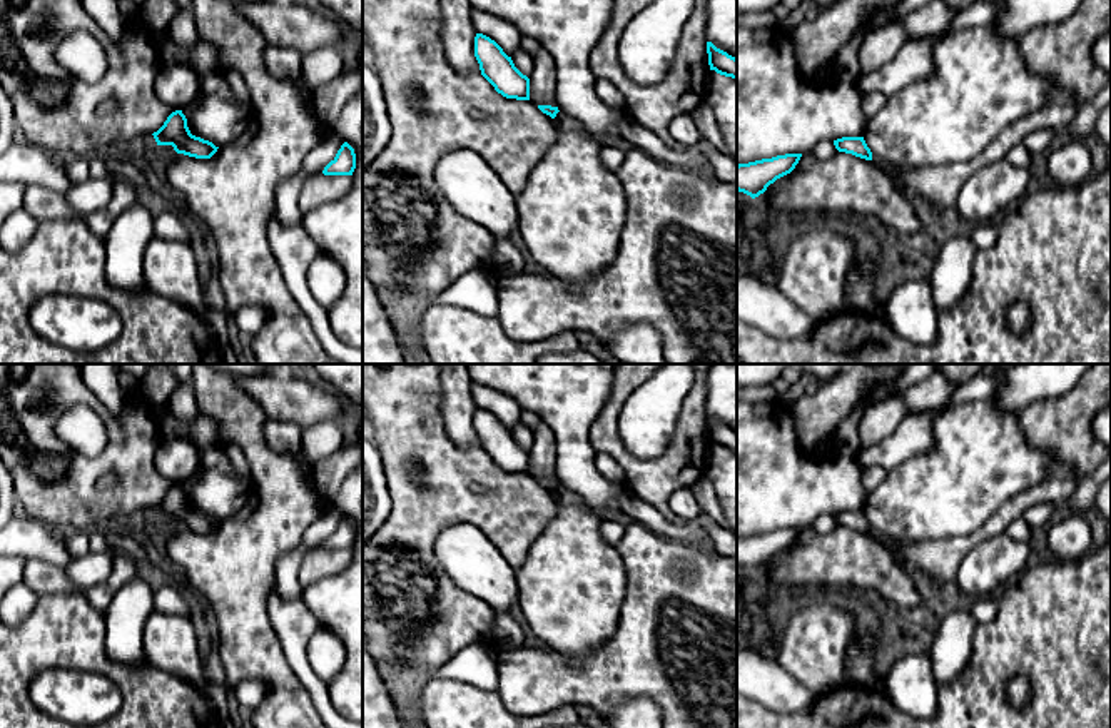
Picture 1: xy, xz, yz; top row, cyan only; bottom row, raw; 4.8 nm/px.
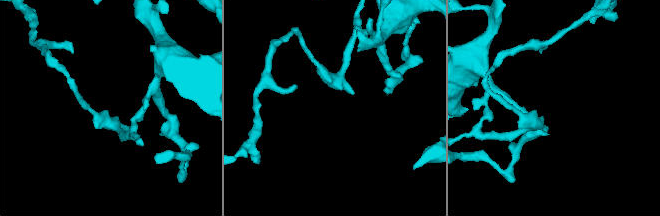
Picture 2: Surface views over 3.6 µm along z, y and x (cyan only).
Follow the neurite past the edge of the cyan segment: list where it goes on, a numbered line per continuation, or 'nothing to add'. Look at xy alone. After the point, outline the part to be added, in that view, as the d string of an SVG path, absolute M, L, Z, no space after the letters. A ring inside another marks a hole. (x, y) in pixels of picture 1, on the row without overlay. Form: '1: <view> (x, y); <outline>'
nothing to add

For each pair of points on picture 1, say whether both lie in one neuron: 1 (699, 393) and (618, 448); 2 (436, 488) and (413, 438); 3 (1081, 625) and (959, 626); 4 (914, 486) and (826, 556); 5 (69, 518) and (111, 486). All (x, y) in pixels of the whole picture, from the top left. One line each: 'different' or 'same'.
1: same
2: same
3: different
4: different
5: same

